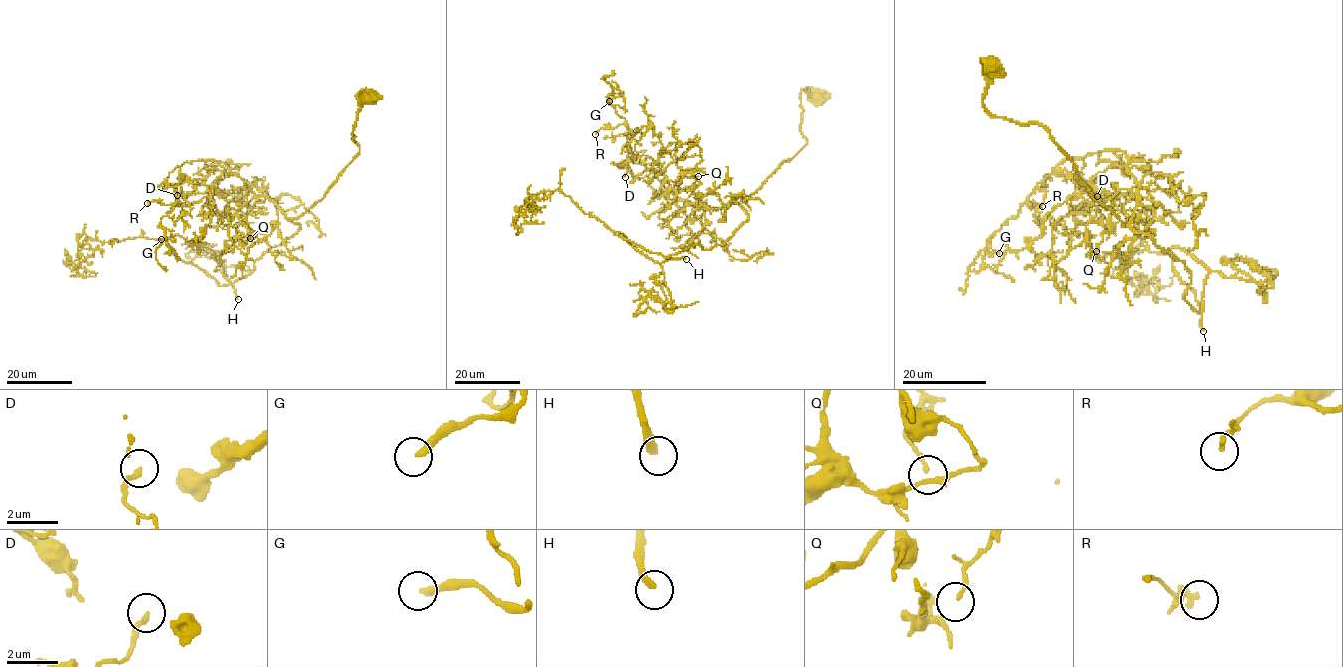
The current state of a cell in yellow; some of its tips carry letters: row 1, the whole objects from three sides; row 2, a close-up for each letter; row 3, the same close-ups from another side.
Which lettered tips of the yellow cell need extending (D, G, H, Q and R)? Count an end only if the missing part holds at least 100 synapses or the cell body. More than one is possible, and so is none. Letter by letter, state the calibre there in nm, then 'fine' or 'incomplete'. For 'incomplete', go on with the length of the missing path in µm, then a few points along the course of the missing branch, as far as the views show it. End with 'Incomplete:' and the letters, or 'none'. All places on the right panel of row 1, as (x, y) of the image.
D: calibre 190 nm; fine
G: calibre 280 nm; fine
H: calibre 220 nm; incomplete; missing 50 µm; course (1203, 331), (1221, 339), (1255, 339), (1261, 319), (1233, 302), (1240, 317), (1255, 326), (1262, 327), (1262, 318)
Q: calibre 90 nm; fine
R: calibre 170 nm; fine
Incomplete: H

